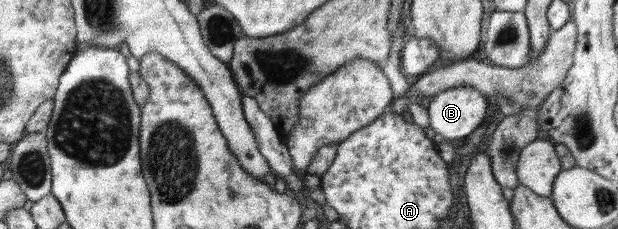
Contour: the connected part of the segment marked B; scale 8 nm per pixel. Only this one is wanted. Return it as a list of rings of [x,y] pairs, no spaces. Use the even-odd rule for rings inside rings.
[[[455,87],[443,91],[427,107],[429,123],[435,134],[443,135],[445,141],[448,139],[463,140],[473,134],[477,127],[481,126],[487,111],[487,99],[479,91],[471,87]]]

